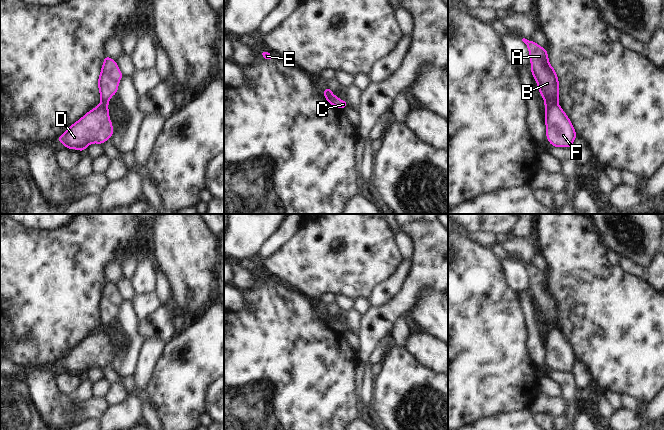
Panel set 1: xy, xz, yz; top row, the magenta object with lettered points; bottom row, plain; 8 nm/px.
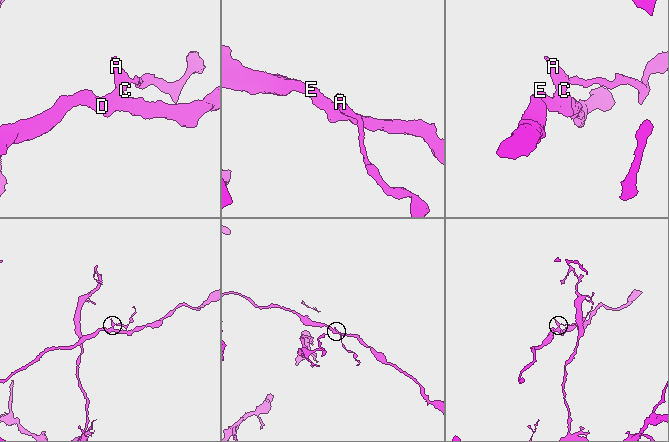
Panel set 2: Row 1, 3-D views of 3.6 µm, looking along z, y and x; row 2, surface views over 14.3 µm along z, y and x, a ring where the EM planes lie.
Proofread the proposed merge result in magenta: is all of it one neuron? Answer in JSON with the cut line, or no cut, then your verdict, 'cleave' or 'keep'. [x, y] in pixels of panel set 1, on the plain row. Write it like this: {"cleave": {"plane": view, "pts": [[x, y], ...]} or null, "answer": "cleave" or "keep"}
{"cleave": {"plane": "yz", "pts": [[557, 328], [545, 329]]}, "answer": "cleave"}

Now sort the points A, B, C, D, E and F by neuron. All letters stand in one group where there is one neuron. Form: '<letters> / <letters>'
A B C / D E F

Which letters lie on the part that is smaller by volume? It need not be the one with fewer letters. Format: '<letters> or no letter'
A, B, C

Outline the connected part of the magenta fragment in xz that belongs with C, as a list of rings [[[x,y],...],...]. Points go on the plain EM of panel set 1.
[[[329,311],[327,312],[327,321],[326,324],[329,328],[331,328],[334,331],[339,331],[341,333],[344,333],[348,330],[348,326],[347,325],[342,325],[340,322],[336,321],[331,313]]]

